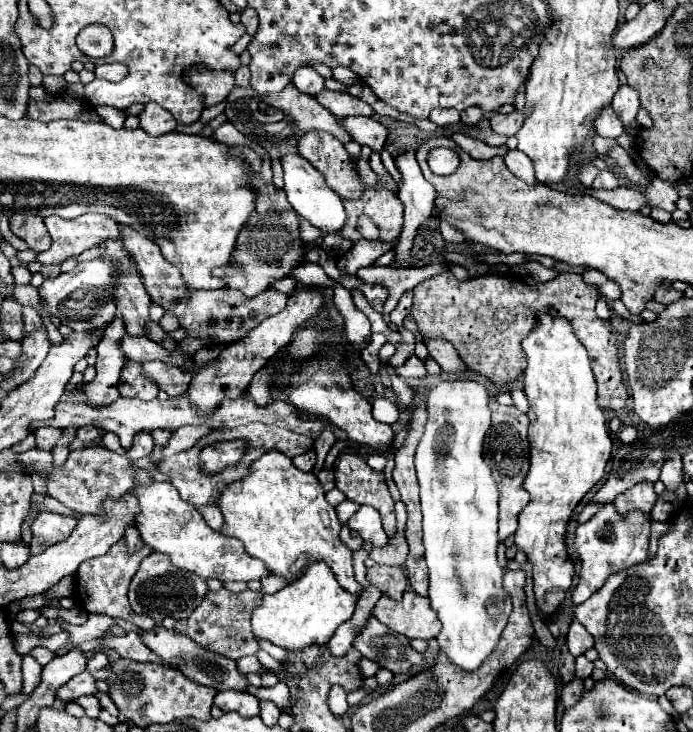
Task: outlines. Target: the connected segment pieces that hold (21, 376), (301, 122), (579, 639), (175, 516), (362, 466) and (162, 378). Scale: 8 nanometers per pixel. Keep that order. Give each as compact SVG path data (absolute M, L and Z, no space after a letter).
M45 327L31 331L31 335L27 335L21 343L23 343L23 357L15 361L17 371L11 373L5 381L1 381L3 389L15 389L17 385L31 379L31 375L35 375L35 371L41 367L43 359L47 357L47 351L51 349Z
M289 83L283 91L279 93L267 93L259 95L251 85L249 87L231 87L229 97L225 99L225 115L227 121L237 127L245 137L253 139L269 153L271 157L271 167L273 167L273 183L277 189L283 189L283 169L279 167L279 159L285 153L297 151L297 139L299 135L307 133L309 129L323 129L331 135L335 135L341 143L351 141L347 131L339 127L339 119L329 113L323 105L319 105L311 95L303 95L293 83Z
M573 617L573 621L571 621L569 633L567 633L567 647L569 647L571 655L575 655L575 657L583 655L589 647L593 647L591 635L587 633L587 629L585 629L575 617Z
M153 481L151 485L141 485L137 489L131 489L129 493L139 501L135 525L141 533L141 539L153 551L169 555L175 567L197 573L201 579L215 577L219 581L245 581L245 583L251 579L261 579L263 575L269 573L263 561L245 553L242 541L209 529L203 515L193 505L183 501L171 483Z
M357 451L339 453L337 459L335 459L335 463L333 463L333 471L335 471L335 487L339 491L343 491L349 501L355 501L359 505L371 505L371 507L375 507L379 511L381 519L383 519L385 533L389 537L395 535L395 531L397 531L397 527L395 527L395 501L393 501L393 497L391 497L391 493L389 493L389 489L385 485L383 473L371 469L367 465L365 457L361 453L357 453Z
M217 359L209 361L209 363L195 363L191 369L183 371L179 367L171 367L167 363L159 363L159 361L151 361L151 363L145 363L143 365L143 371L147 377L151 377L159 389L163 389L167 395L181 395L187 391L191 379L197 375L197 371L201 371L203 367L215 363Z

